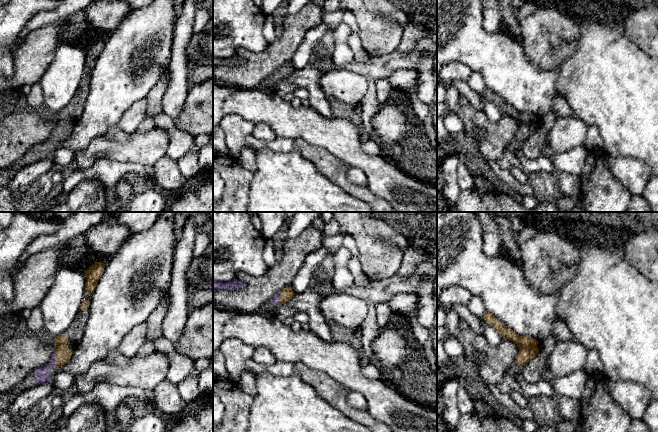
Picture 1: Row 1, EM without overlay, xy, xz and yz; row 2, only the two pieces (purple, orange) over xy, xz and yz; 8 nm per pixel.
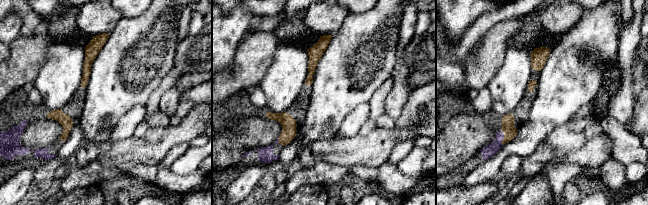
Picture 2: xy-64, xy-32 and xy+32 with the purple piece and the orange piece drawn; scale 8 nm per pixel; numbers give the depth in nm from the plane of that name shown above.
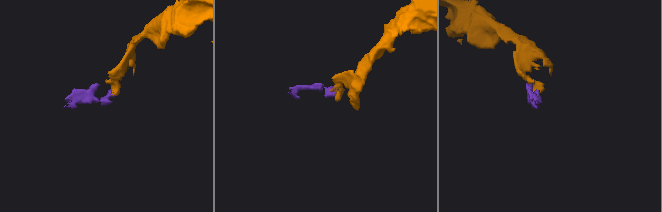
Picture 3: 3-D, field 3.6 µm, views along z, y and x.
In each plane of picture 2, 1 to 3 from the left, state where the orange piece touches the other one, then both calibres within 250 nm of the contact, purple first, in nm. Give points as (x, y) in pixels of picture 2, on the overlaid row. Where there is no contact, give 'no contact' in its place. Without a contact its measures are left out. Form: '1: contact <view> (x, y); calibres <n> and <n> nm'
1: no contact
2: contact xy-32 (278, 139); calibres 30 and 120 nm
3: contact xy+32 (503, 137); calibres 110 and 100 nm

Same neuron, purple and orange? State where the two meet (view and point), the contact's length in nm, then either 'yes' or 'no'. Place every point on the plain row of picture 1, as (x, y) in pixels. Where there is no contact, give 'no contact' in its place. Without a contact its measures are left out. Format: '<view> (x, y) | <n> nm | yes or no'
xy (56, 135) | 120 nm | yes

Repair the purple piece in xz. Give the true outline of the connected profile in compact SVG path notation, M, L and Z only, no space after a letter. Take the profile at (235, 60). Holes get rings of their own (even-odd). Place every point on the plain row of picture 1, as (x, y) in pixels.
M234 55L230 58L216 58L213 57L213 67L220 66L242 66L246 64L246 60Z

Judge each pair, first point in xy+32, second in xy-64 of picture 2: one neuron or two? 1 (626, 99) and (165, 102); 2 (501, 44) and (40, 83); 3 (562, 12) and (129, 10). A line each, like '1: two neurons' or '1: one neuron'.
1: one neuron
2: two neurons
3: two neurons

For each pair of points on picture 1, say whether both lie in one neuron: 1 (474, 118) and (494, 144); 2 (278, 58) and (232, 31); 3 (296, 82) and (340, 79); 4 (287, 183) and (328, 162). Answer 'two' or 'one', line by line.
1: one
2: two
3: two
4: two

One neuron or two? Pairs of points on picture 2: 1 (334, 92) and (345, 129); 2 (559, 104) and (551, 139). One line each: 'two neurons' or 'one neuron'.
1: two neurons
2: two neurons

